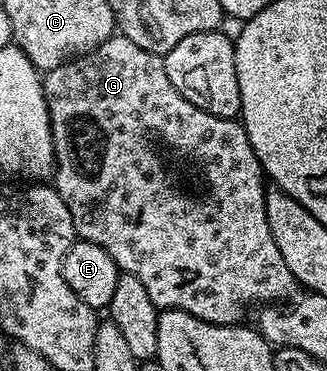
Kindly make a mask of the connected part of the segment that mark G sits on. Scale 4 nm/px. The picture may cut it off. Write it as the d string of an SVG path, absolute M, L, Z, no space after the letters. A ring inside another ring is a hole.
M121 35L109 37L104 43L100 43L100 47L85 53L83 57L75 57L72 61L65 61L60 67L45 70L42 86L48 103L54 144L52 185L57 189L60 199L64 199L68 211L72 211L75 234L83 241L96 243L96 247L104 247L104 251L112 255L121 272L136 275L136 279L144 283L144 291L148 291L152 303L158 310L179 309L188 311L188 315L196 315L196 319L204 319L213 325L236 325L243 320L242 316L245 315L249 305L258 307L263 303L282 303L295 292L293 289L296 289L296 282L292 271L288 271L288 263L284 263L284 255L280 255L280 247L276 247L276 239L272 239L272 230L268 227L268 211L265 210L268 178L262 172L260 159L256 159L256 151L252 151L252 143L241 120L217 117L208 111L200 111L200 107L188 103L188 99L184 99L184 95L180 95L180 91L172 87L172 79L168 79L165 60L152 51L144 51L144 47L132 43L132 39ZM157 141L167 145L180 160L191 161L196 168L202 169L202 201L189 197L184 190L174 186L169 171L162 166Z

